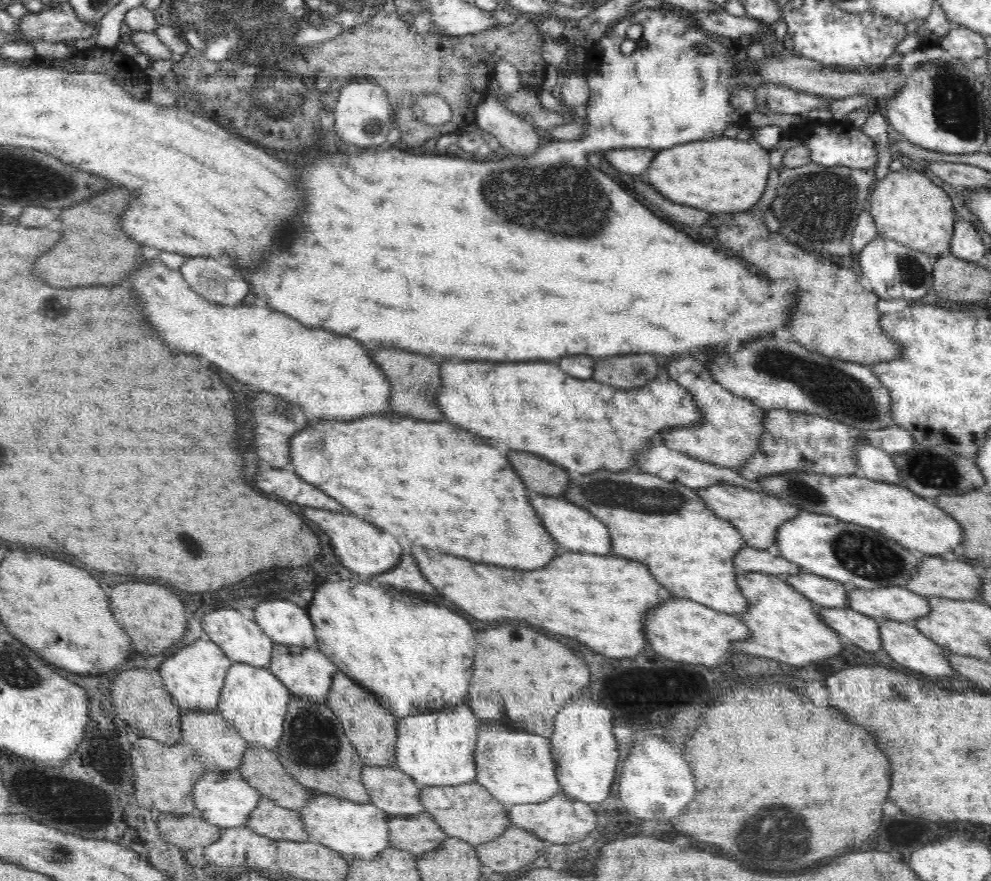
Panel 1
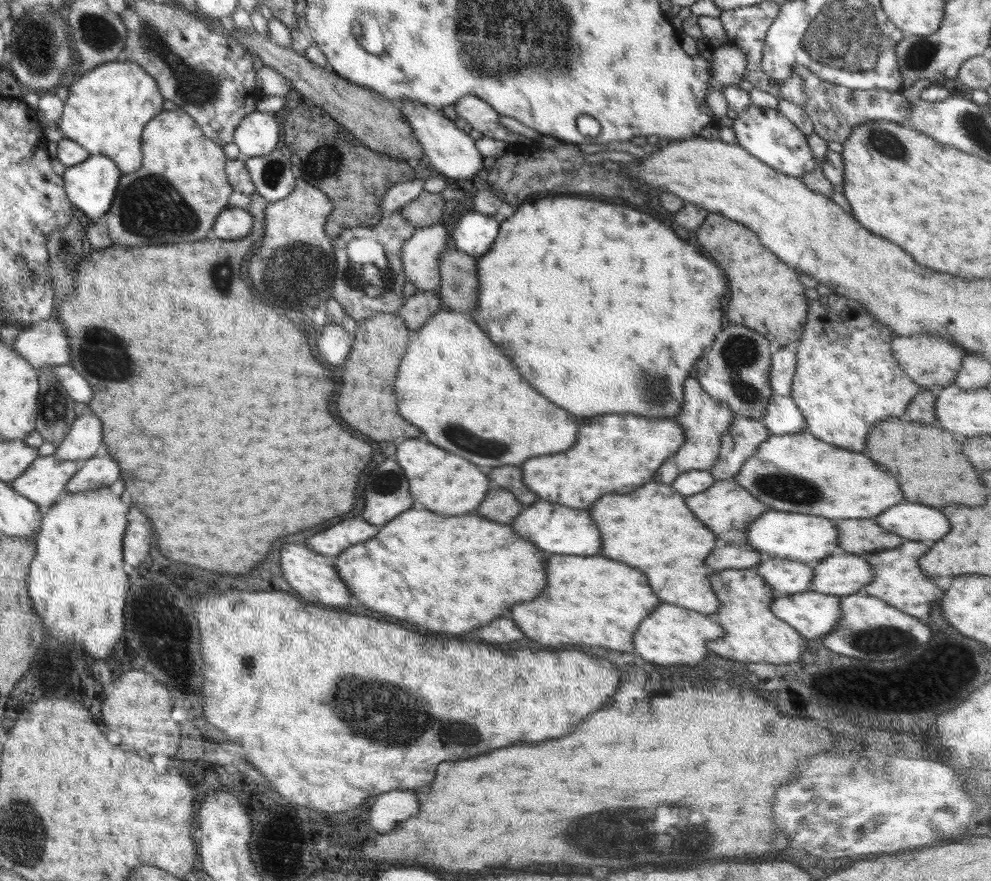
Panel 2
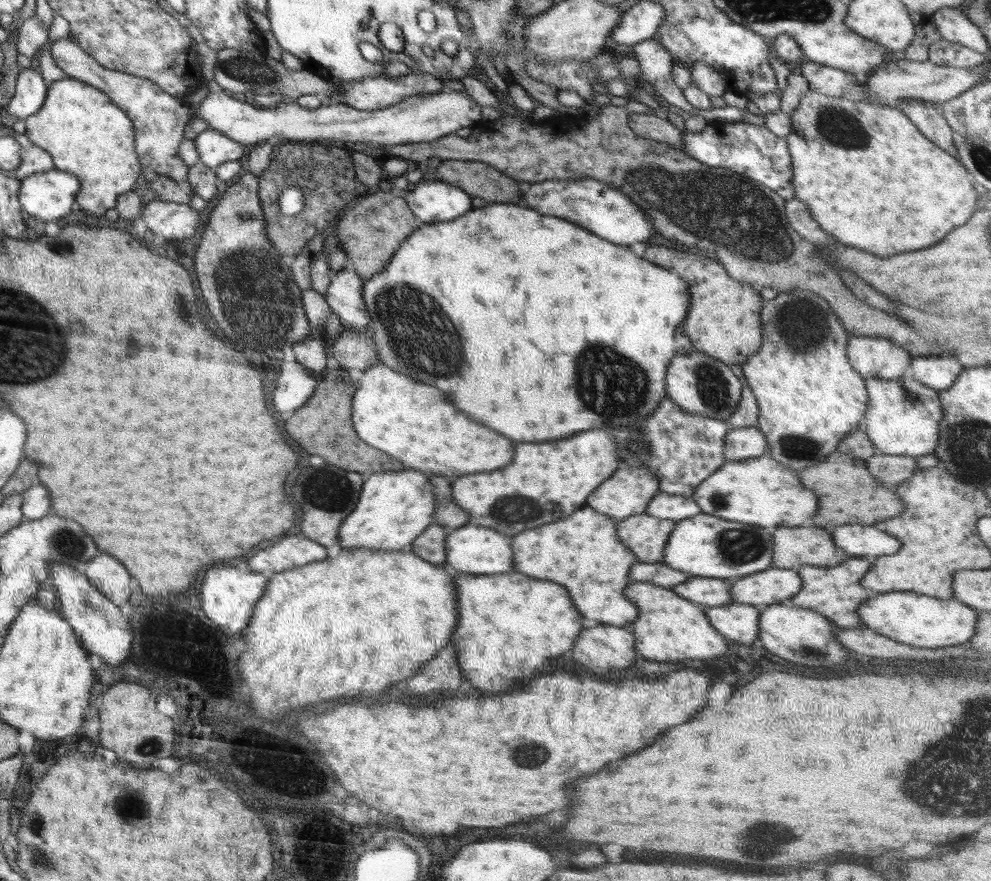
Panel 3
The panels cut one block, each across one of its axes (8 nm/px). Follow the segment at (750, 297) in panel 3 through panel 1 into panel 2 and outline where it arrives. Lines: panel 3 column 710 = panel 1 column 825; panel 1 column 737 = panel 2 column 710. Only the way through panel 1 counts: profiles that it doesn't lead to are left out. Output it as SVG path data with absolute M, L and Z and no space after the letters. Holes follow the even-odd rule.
M708 213L696 236L702 250L726 272L732 292L726 310L730 322L752 328L779 348L798 341L811 302L804 294L806 287L798 280L798 272L764 247L752 229L722 214Z

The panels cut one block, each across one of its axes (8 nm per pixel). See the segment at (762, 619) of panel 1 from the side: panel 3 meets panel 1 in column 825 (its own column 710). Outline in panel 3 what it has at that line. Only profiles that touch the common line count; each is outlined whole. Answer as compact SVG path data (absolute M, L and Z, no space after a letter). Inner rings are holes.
M631 582L624 588L624 595L639 609L638 618L629 628L636 637L634 649L645 659L672 663L688 659L708 662L722 654L726 655L727 638L708 621L704 613L706 606L680 597L671 588L650 582Z

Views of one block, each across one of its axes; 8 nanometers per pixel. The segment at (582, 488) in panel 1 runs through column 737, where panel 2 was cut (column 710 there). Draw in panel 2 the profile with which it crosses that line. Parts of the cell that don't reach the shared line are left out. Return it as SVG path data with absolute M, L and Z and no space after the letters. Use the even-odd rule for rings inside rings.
M654 481L628 494L602 496L590 508L602 535L599 554L644 570L652 590L660 596L660 602L712 615L722 603L712 591L708 579L712 576L712 570L704 560L720 543L714 532L688 509L685 497L671 485Z

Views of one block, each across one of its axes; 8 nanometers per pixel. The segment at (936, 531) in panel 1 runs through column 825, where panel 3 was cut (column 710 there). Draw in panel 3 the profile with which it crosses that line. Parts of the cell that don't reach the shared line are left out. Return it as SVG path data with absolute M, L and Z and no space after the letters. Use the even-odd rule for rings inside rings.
M768 453L743 461L726 461L696 487L691 497L702 513L769 529L774 529L772 526L782 526L782 520L784 526L800 526L804 520L818 512L816 494L804 488L790 468L786 468L786 465Z

